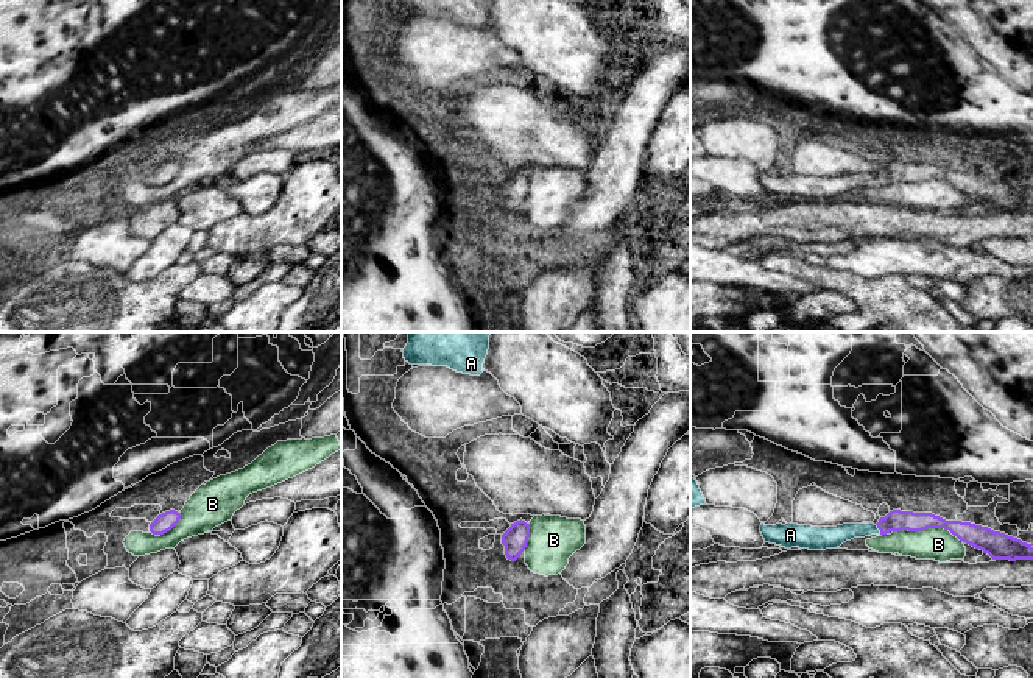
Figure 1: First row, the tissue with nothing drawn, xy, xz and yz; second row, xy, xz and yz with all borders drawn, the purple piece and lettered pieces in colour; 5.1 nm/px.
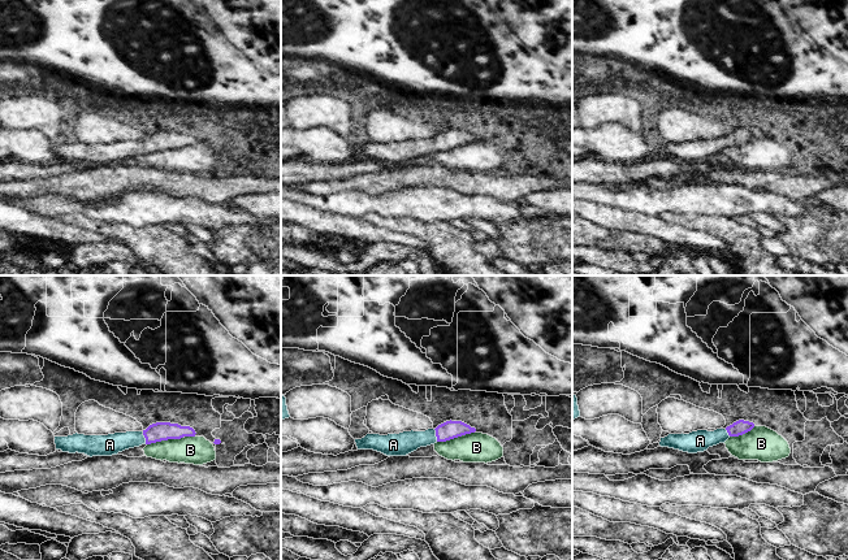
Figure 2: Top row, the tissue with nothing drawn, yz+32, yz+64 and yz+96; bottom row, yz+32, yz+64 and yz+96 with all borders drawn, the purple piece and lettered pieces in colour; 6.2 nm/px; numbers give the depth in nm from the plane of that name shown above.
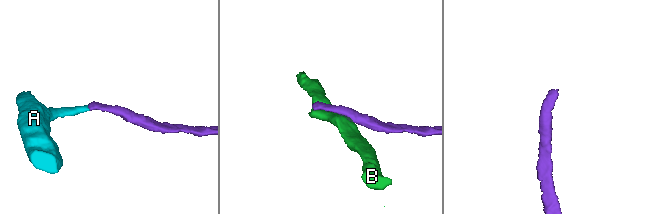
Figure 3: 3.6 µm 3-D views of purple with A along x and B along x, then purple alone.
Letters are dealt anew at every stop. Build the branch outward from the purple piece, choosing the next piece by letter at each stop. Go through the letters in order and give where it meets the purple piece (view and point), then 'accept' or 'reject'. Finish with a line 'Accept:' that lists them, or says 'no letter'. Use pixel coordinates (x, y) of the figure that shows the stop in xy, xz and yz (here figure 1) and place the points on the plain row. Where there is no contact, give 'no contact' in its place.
A: meets purple in yz at (877, 178); accept
B: meets purple in yz at (929, 178); reject
Accept: A

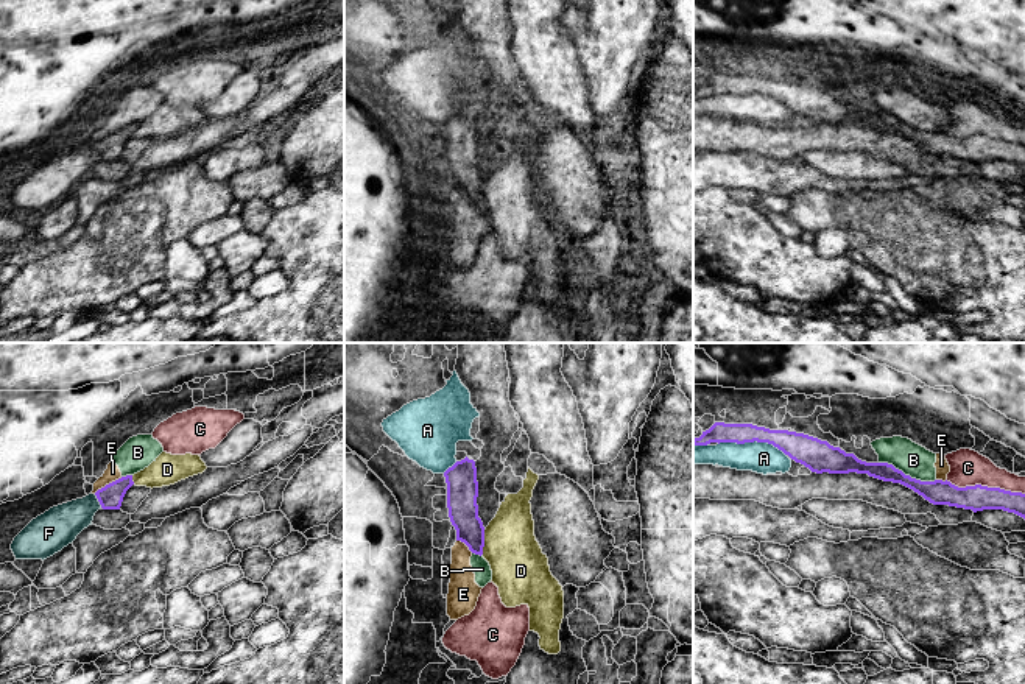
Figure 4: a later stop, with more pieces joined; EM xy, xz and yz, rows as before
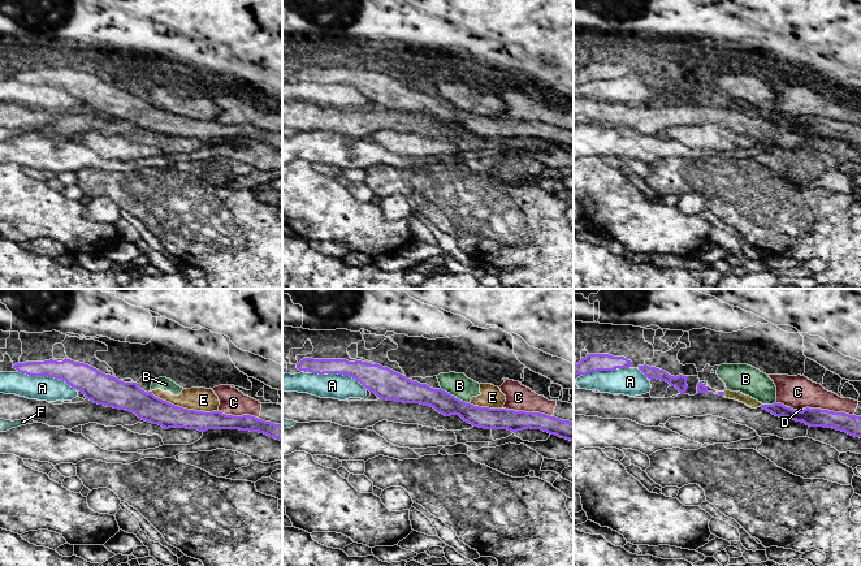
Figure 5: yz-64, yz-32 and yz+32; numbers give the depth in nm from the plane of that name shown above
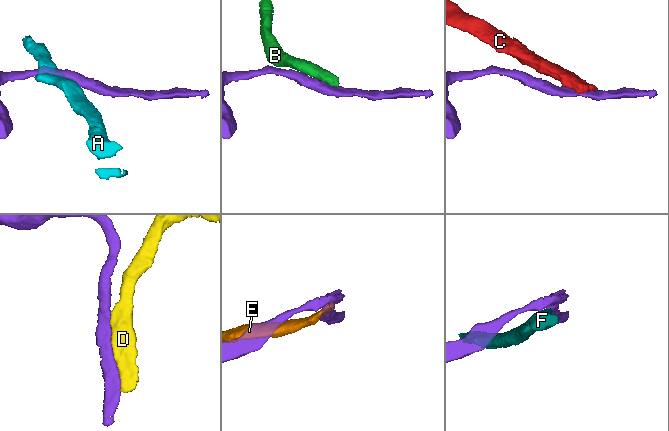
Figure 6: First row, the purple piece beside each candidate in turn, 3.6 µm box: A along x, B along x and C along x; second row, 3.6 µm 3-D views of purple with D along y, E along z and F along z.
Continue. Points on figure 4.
A: meets purple in yz at (753, 92); reject
B: meets purple in yz at (907, 126); reject
C: meets purple in yz at (985, 137); reject
D: meets purple in xz at (483, 193); reject
E: meets purple in xy at (109, 134); reject
F: meets purple in xy at (98, 151); reject
Accept: no letter

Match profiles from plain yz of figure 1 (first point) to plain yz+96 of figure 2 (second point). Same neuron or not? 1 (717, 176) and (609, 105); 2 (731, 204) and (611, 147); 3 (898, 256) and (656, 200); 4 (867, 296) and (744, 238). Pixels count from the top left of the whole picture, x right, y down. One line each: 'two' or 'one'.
1: two
2: two
3: one
4: one

